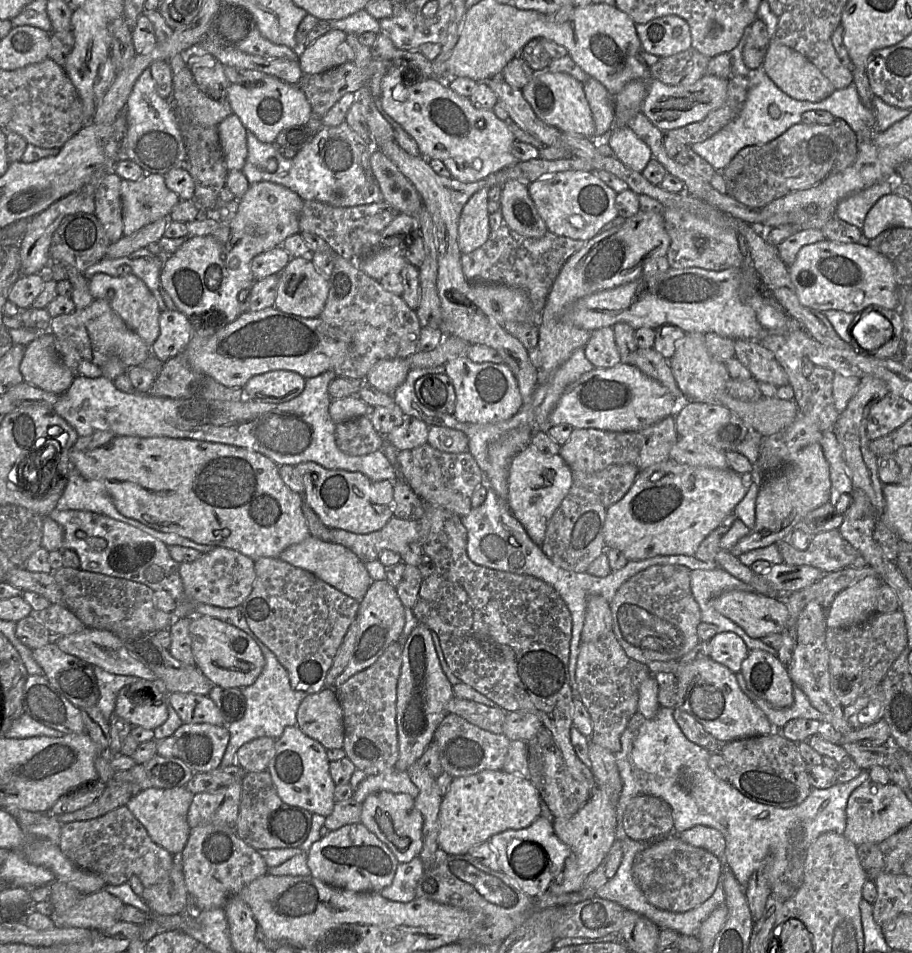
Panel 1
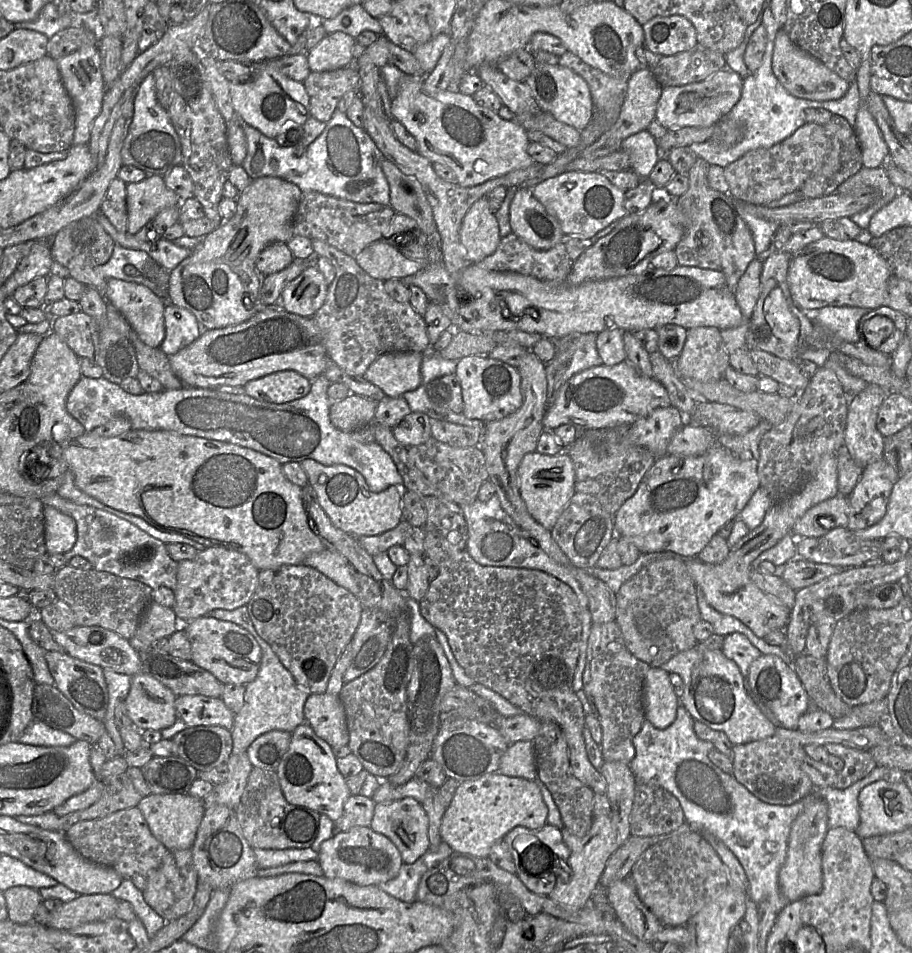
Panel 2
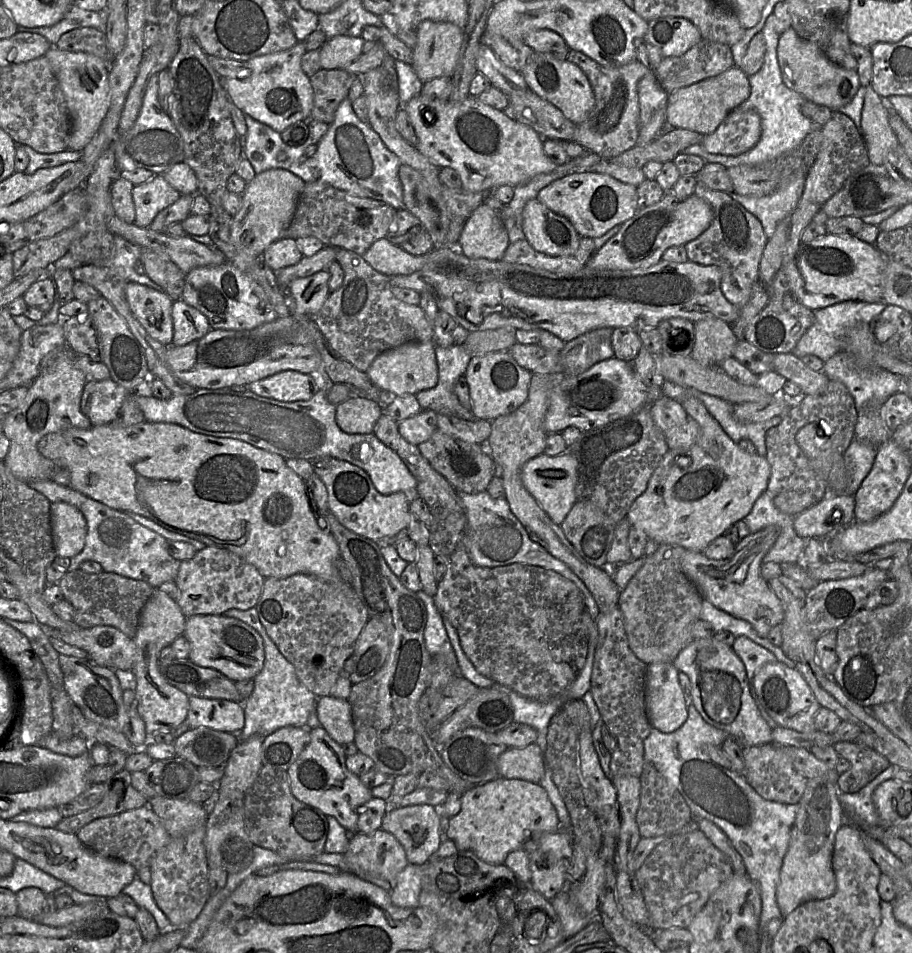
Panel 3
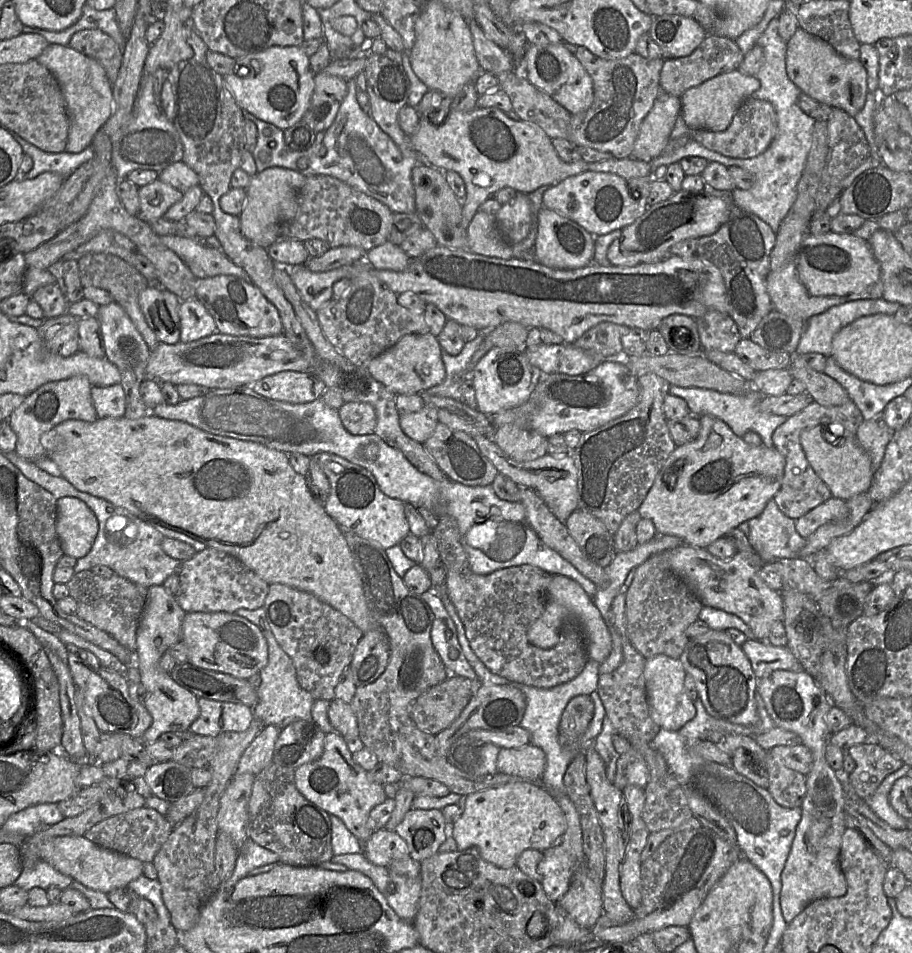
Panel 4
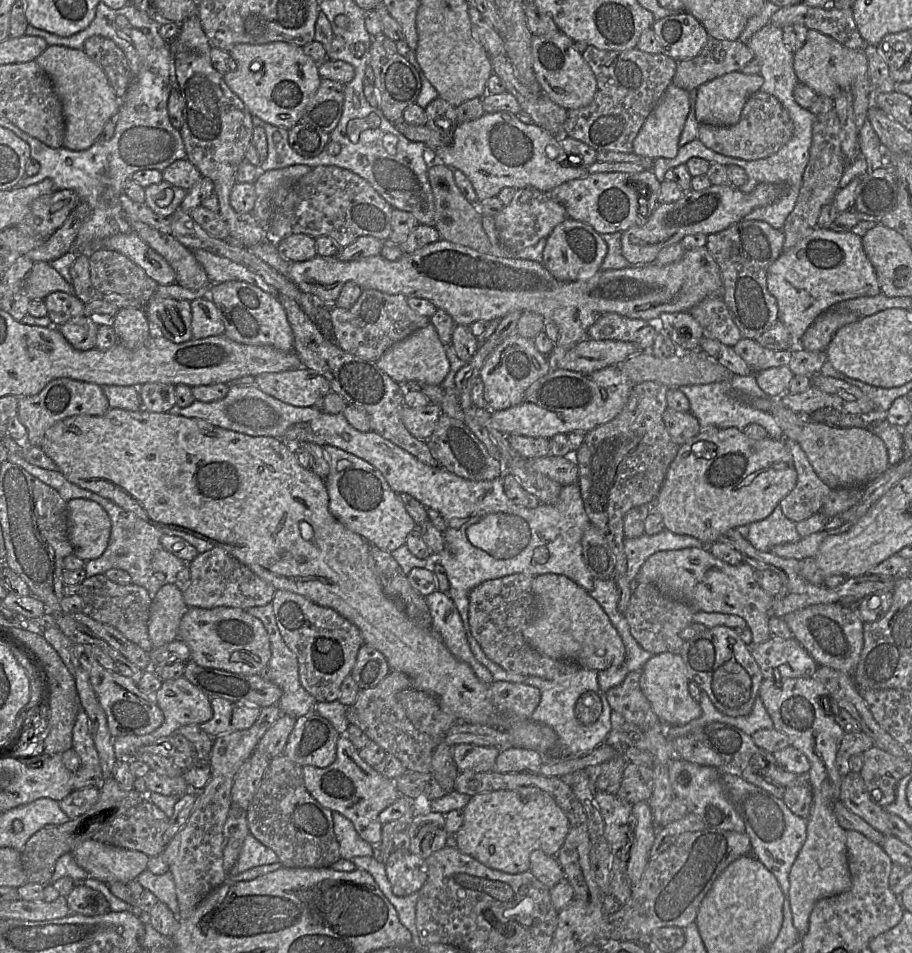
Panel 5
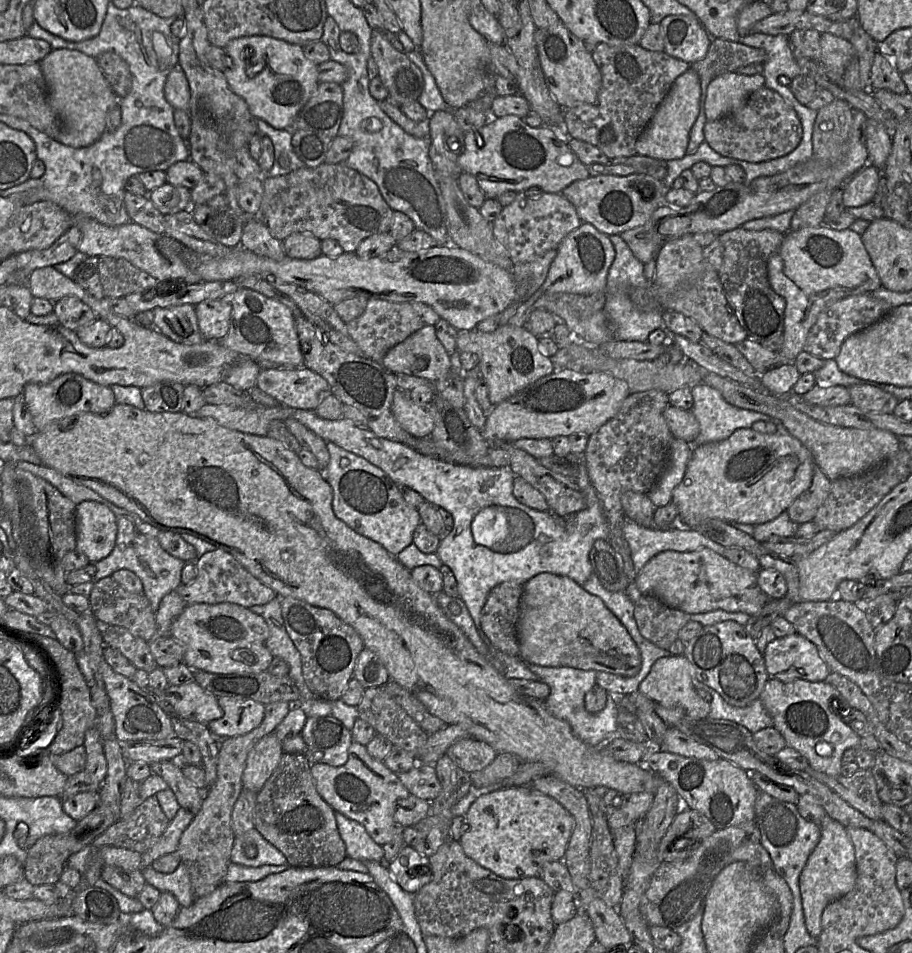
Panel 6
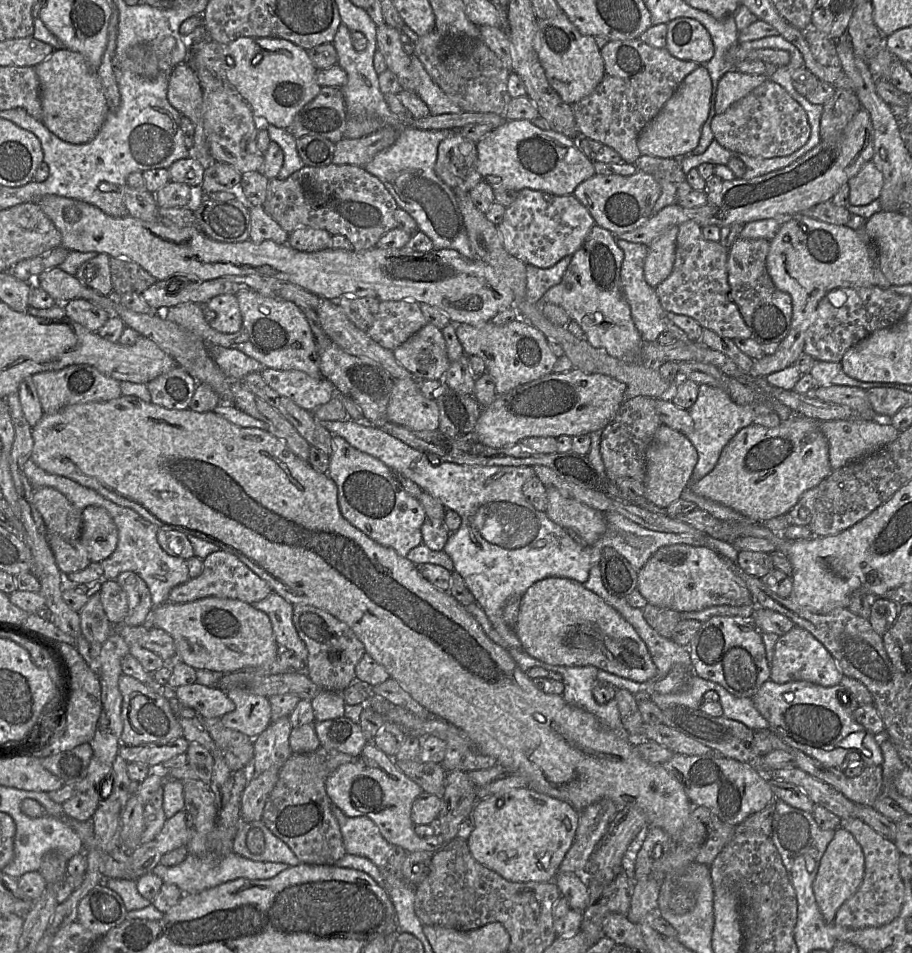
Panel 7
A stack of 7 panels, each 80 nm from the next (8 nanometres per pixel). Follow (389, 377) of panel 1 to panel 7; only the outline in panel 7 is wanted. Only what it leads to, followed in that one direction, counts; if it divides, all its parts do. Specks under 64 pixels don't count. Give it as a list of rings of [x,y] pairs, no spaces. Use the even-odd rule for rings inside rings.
[[[429,323],[394,349],[393,355],[418,380],[442,380],[451,364],[442,331]]]

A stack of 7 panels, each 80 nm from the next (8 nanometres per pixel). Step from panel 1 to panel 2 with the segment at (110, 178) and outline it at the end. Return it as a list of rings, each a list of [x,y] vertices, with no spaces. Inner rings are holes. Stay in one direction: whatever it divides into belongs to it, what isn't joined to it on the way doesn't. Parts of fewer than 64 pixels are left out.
[[[119,177],[112,180],[100,206],[105,215],[119,232],[127,230],[126,182]]]

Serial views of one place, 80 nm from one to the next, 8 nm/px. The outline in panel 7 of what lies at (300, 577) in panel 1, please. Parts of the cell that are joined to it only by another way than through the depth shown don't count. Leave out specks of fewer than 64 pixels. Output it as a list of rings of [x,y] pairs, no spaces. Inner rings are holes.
[[[295,604],[292,620],[308,652],[307,676],[322,691],[343,692],[356,679],[355,667],[366,653],[363,643],[347,624],[311,605]]]

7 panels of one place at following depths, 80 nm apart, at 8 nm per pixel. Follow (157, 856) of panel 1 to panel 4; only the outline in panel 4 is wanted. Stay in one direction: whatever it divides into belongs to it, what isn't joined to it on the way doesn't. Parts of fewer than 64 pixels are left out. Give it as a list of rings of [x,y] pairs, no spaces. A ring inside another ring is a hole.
[[[143,806],[97,823],[84,834],[84,837],[102,848],[148,863],[153,861],[172,829],[173,826],[165,816],[155,809]]]

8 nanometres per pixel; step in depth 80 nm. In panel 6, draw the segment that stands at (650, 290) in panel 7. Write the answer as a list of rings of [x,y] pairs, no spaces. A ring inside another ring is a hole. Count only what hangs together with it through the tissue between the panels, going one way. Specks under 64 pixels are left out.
[[[611,235],[609,239],[615,249],[615,258],[607,275],[603,311],[611,327],[613,340],[646,342],[652,331],[663,328],[663,310],[651,304],[651,282],[644,276],[644,264],[633,255],[620,235]],[[636,297],[642,297],[645,305],[640,305]]]

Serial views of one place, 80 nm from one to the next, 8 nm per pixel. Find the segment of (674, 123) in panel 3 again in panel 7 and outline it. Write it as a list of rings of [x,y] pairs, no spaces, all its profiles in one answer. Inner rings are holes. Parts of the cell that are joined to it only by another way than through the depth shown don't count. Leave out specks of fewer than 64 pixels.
[[[736,69],[726,72],[718,82],[714,110],[716,115],[725,112],[734,102],[746,96],[766,79],[765,74],[740,73]]]

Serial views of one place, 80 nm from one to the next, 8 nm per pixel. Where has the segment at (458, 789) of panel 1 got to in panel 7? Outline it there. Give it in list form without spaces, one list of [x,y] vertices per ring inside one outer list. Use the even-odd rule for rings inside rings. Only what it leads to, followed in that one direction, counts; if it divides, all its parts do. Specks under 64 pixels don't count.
[[[531,787],[515,788],[478,800],[471,813],[474,829],[467,839],[472,856],[486,868],[511,882],[552,882],[571,848],[581,811],[570,803]]]

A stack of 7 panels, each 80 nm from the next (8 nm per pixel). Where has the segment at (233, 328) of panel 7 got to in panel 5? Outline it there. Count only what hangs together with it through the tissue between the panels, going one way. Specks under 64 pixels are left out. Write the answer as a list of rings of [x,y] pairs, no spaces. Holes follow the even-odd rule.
[[[197,298],[190,302],[192,339],[223,335],[222,314],[209,298]]]

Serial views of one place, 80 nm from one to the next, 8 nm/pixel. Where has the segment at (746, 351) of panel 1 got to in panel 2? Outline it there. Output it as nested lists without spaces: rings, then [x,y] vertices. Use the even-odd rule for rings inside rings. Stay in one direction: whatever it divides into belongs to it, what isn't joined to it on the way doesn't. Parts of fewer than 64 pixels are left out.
[[[749,349],[749,352],[760,376],[770,377],[779,384],[791,386],[797,391],[804,391],[807,387],[810,377],[803,373],[799,364],[762,350]]]

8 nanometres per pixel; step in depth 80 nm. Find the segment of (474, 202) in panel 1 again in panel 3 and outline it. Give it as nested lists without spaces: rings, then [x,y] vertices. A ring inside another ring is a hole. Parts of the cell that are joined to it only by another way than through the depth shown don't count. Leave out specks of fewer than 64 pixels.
[[[482,203],[466,220],[456,248],[471,259],[499,261],[509,244],[501,218]]]

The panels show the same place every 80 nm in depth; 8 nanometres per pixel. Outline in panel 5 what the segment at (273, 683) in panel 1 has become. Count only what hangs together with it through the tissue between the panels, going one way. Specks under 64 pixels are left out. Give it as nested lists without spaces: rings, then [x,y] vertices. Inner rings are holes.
[[[272,604],[250,607],[243,610],[257,614],[254,617],[261,620],[268,632],[271,645],[271,658],[267,667],[261,672],[261,674],[264,678],[270,680],[282,690],[282,696],[277,705],[282,711],[283,715],[299,718],[313,712],[317,701],[309,692],[305,690],[300,682],[297,657],[286,645],[280,634]]]

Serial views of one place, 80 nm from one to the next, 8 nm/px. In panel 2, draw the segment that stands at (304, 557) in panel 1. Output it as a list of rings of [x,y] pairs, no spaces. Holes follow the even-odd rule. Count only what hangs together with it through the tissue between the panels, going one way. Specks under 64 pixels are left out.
[[[327,547],[321,552],[313,553],[304,560],[304,565],[315,568],[337,585],[358,595],[360,588],[355,576],[355,570],[340,554]]]

